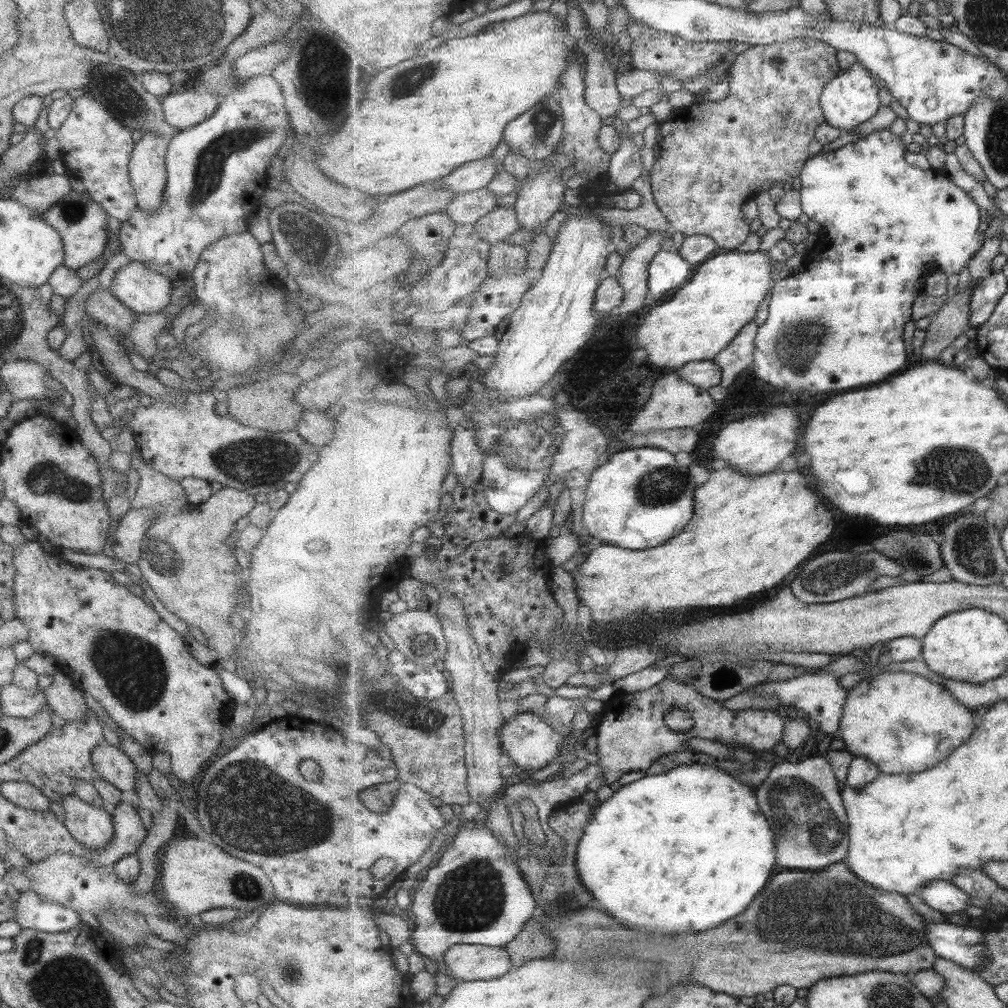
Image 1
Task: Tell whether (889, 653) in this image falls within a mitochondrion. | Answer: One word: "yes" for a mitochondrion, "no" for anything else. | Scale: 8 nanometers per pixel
no

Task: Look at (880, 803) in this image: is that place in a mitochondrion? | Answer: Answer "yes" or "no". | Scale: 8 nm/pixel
no

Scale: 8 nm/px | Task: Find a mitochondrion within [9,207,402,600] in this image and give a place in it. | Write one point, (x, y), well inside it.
(42, 478)

